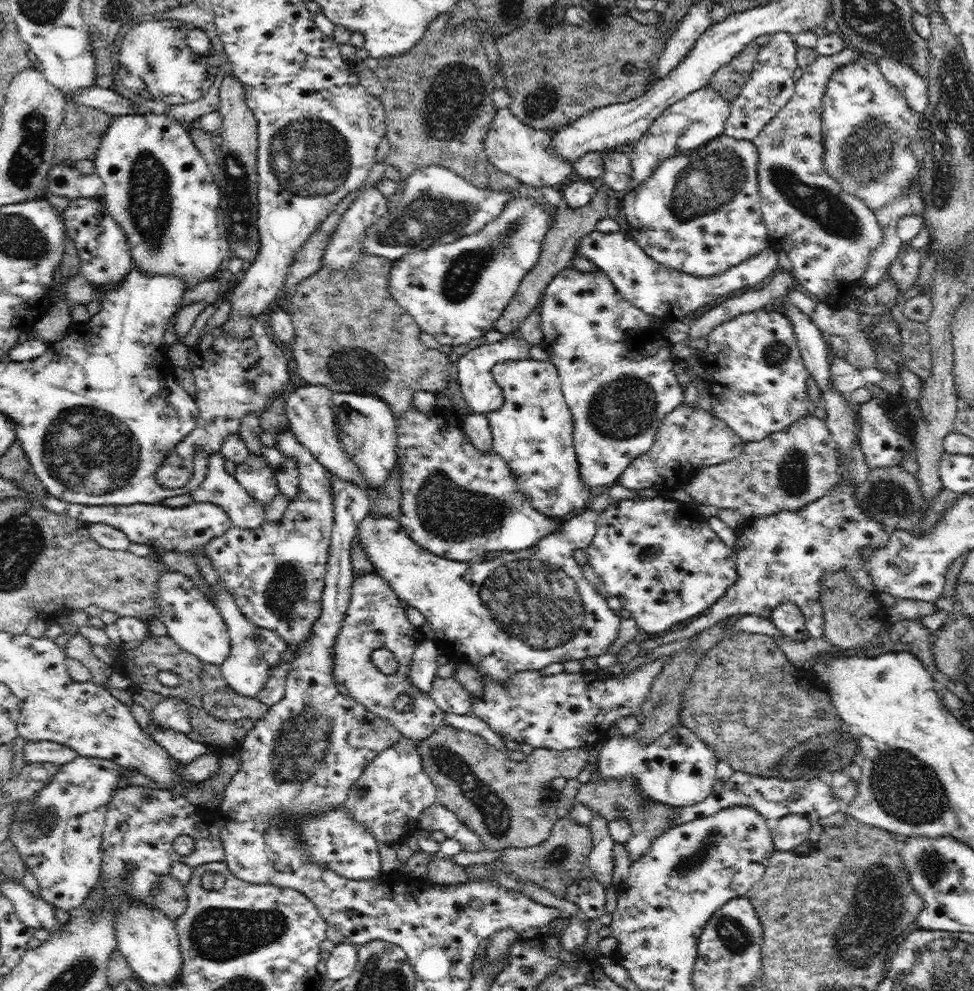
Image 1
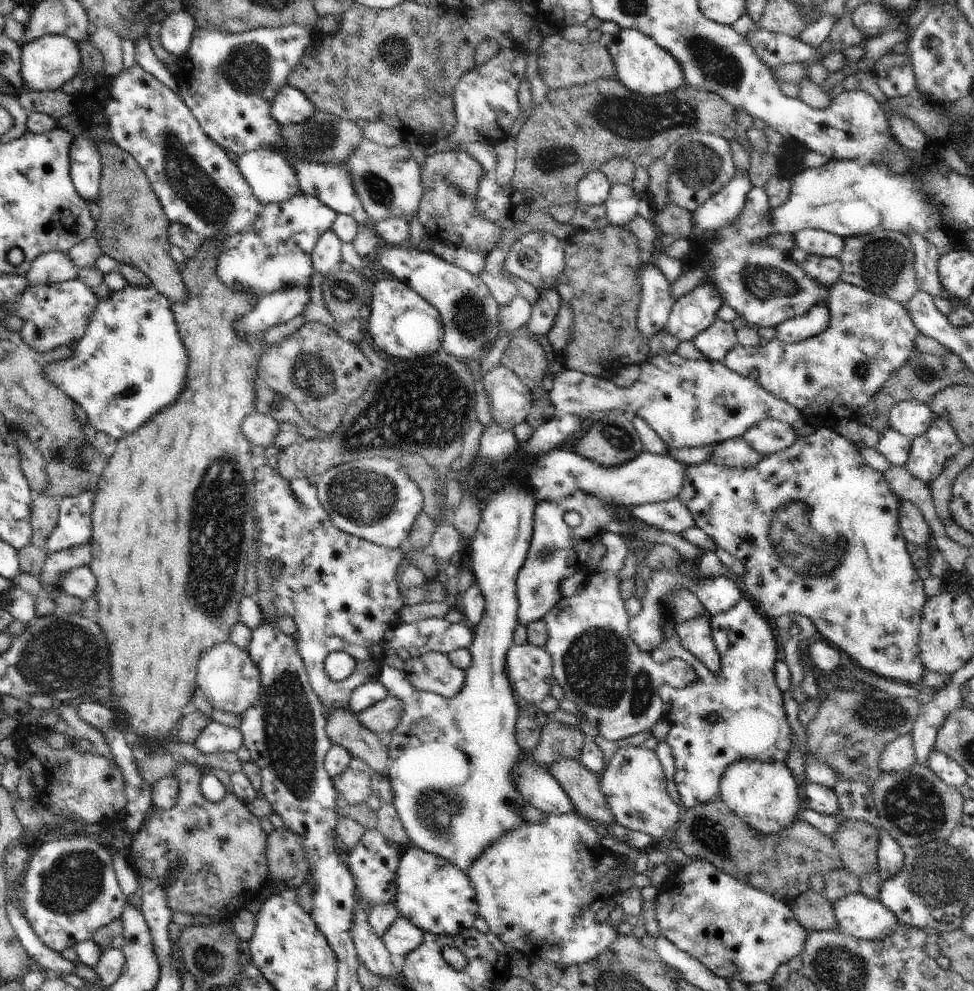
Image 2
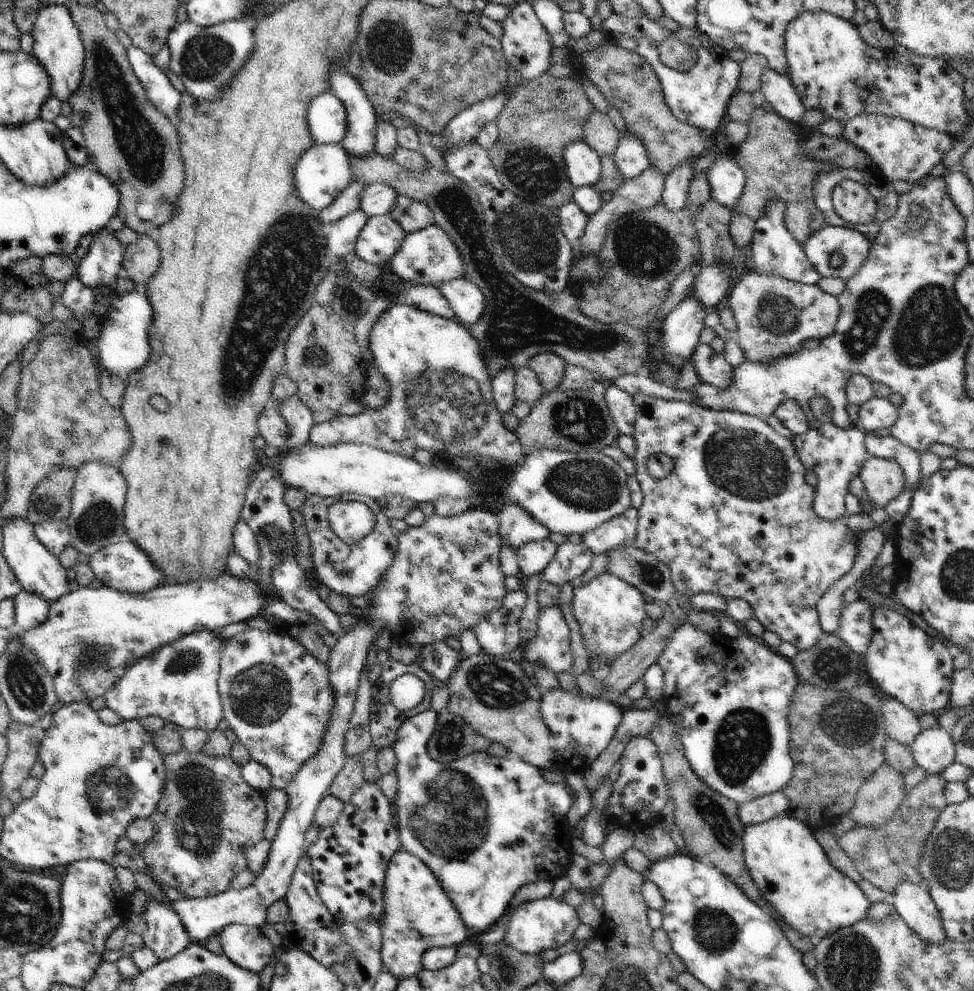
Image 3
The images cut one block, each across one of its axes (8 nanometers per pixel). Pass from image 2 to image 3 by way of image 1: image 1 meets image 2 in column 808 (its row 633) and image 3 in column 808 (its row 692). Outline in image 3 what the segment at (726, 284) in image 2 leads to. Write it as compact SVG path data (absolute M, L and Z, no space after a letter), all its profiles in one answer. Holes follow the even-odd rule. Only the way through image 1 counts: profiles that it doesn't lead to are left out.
M772 199L766 203L764 214L755 222L752 244L751 268L765 275L778 275L805 285L818 285L823 277L808 260L801 244L791 235L785 221L786 201Z

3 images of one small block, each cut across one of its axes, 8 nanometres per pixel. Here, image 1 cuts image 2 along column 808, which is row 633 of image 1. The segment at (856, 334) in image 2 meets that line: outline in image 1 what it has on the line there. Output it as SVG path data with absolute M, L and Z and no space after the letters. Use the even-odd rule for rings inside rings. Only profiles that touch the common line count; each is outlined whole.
M375 572L353 578L351 599L334 645L333 677L337 683L346 686L349 696L363 704L378 718L387 720L405 739L418 742L428 738L444 725L445 712L428 693L420 691L408 681L412 654L421 637L419 628L412 625L406 617L406 611L400 601L388 582ZM377 648L387 648L394 653L398 662L395 674L383 674L372 663L370 656ZM402 693L415 698L412 710L398 711L394 707L394 700Z

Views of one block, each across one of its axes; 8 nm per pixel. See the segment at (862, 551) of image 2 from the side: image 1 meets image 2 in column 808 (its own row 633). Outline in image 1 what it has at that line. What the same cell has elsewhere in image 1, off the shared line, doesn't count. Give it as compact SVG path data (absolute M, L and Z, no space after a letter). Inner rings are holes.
M586 508L580 514L569 519L560 520L560 524L554 532L546 534L542 540L538 540L534 546L526 547L524 550L519 550L510 554L503 552L499 558L486 562L466 561L460 562L450 560L436 554L432 554L428 549L423 549L413 538L407 535L407 532L402 528L397 517L377 516L370 512L360 524L358 524L358 532L356 534L358 542L364 545L366 556L372 561L374 571L383 580L388 582L392 590L399 596L400 600L405 600L409 606L417 608L425 617L430 626L435 630L435 644L441 654L445 654L449 660L459 660L471 663L477 666L479 672L488 678L495 678L498 684L504 684L506 680L510 680L510 676L522 670L542 670L545 666L552 662L566 662L566 660L584 660L584 658L596 658L608 652L608 648L614 644L614 640L618 638L618 630L620 630L620 617L616 615L608 607L606 597L598 593L594 589L594 585L590 584L583 576L581 566L574 559L574 550L585 549L590 546L594 535L598 532L598 519L600 512L594 511L591 508Z

